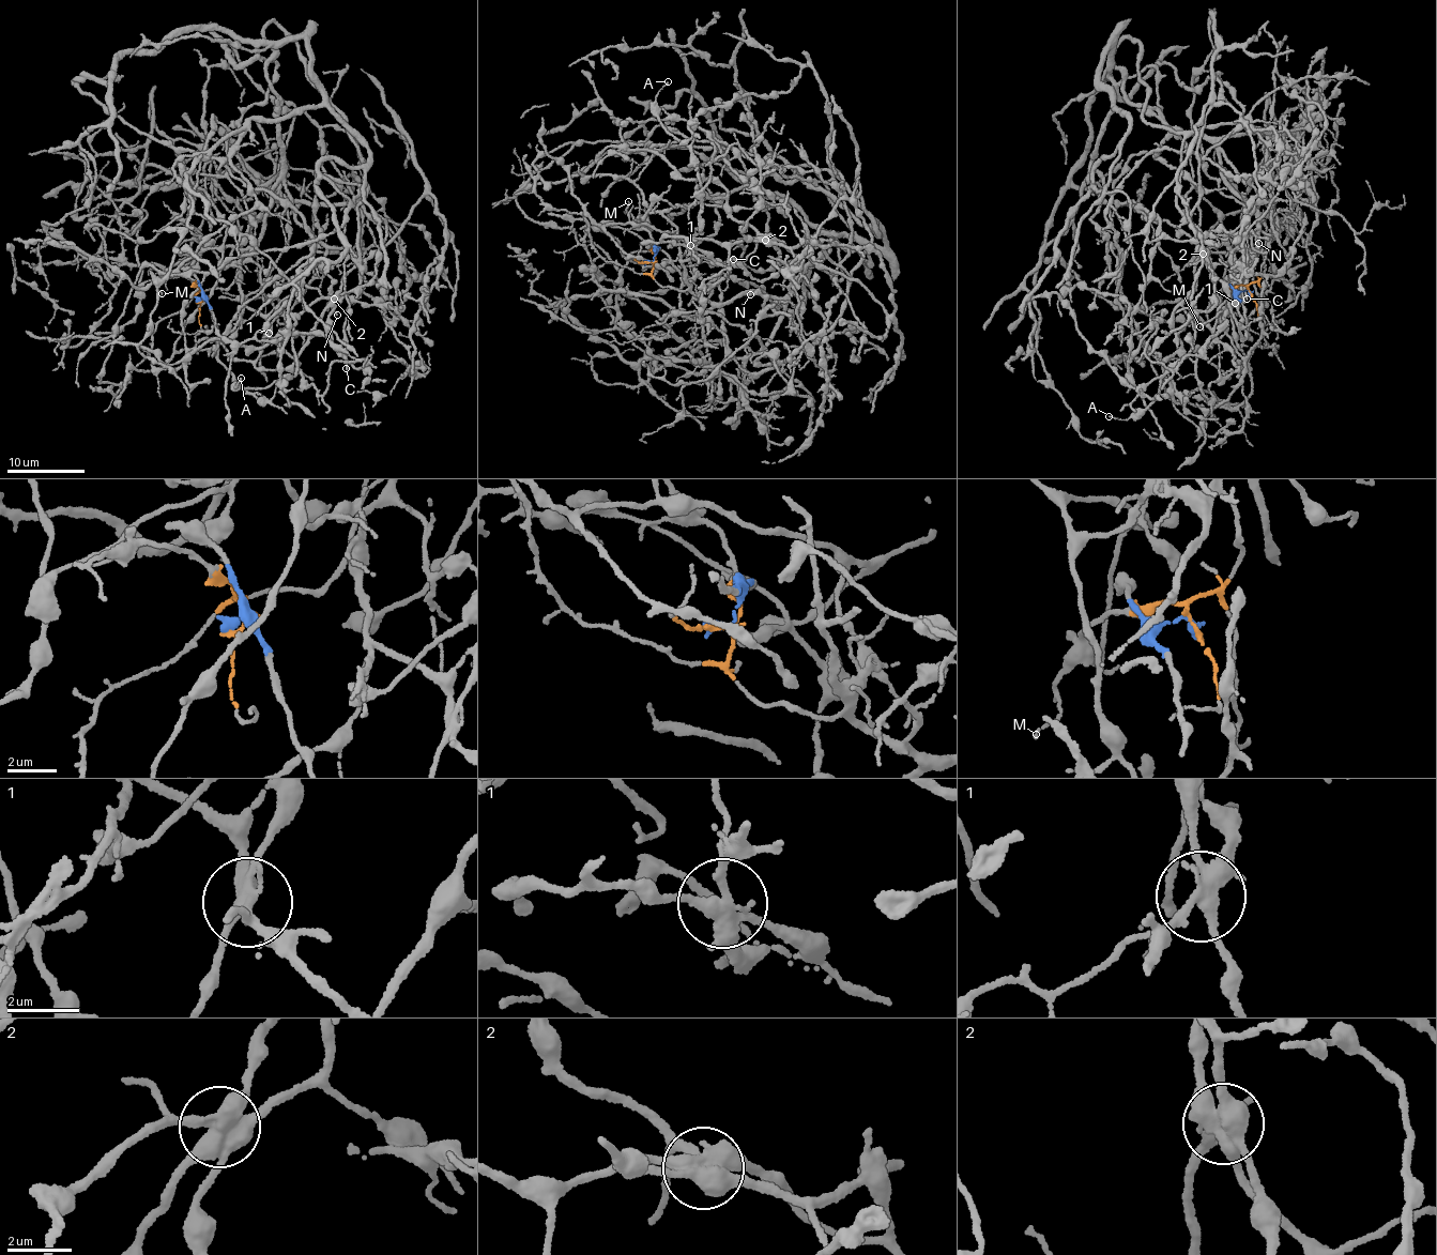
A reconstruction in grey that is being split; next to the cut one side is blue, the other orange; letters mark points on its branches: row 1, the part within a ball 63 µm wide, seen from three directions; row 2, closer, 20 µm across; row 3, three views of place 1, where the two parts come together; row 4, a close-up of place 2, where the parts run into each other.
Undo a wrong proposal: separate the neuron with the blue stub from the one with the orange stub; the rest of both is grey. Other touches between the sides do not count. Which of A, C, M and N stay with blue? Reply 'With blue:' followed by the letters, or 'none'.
With blue: C

